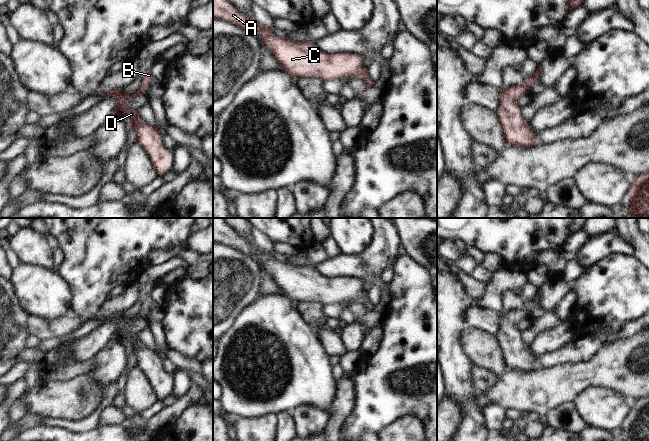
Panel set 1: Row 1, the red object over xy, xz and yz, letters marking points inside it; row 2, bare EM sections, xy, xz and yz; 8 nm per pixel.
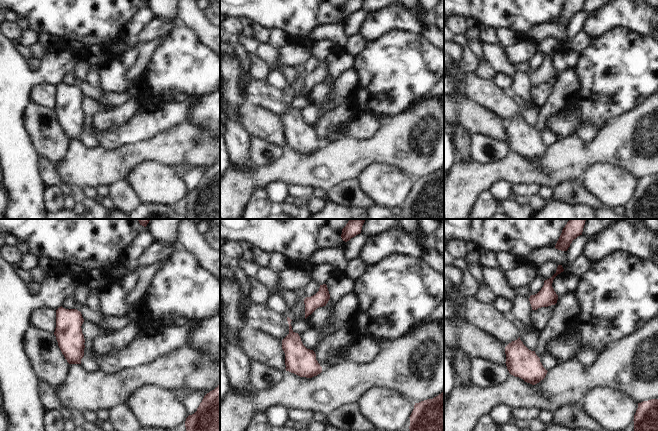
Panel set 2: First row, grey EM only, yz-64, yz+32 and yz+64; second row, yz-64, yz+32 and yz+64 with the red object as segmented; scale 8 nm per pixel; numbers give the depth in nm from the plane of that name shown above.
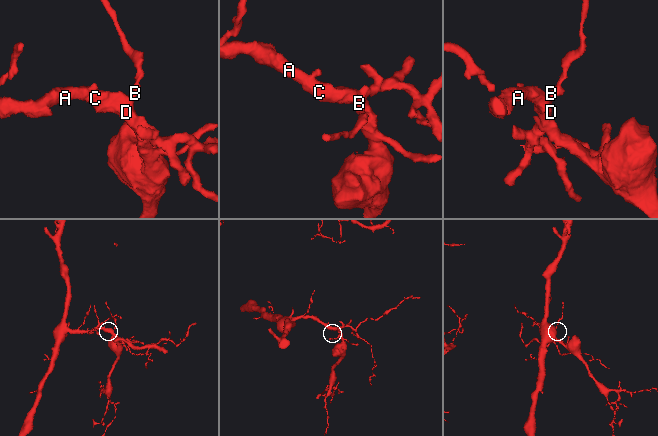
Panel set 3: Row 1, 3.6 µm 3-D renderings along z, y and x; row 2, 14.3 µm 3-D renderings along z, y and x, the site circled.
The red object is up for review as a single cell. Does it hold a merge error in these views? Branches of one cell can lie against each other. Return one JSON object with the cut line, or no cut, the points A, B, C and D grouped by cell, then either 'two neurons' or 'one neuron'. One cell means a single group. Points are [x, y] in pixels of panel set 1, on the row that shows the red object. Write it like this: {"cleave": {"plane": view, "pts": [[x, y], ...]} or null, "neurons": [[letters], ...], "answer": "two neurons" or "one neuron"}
{"cleave": null, "neurons": [["A", "B", "C", "D"]], "answer": "one neuron"}

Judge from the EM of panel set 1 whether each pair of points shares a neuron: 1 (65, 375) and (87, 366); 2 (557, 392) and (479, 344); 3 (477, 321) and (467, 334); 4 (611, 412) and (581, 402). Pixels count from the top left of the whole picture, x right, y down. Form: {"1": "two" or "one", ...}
{"1": "one", "2": "two", "3": "two", "4": "one"}

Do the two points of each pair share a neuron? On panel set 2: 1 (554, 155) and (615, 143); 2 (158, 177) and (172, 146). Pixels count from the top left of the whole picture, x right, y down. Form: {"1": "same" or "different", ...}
{"1": "same", "2": "different"}

